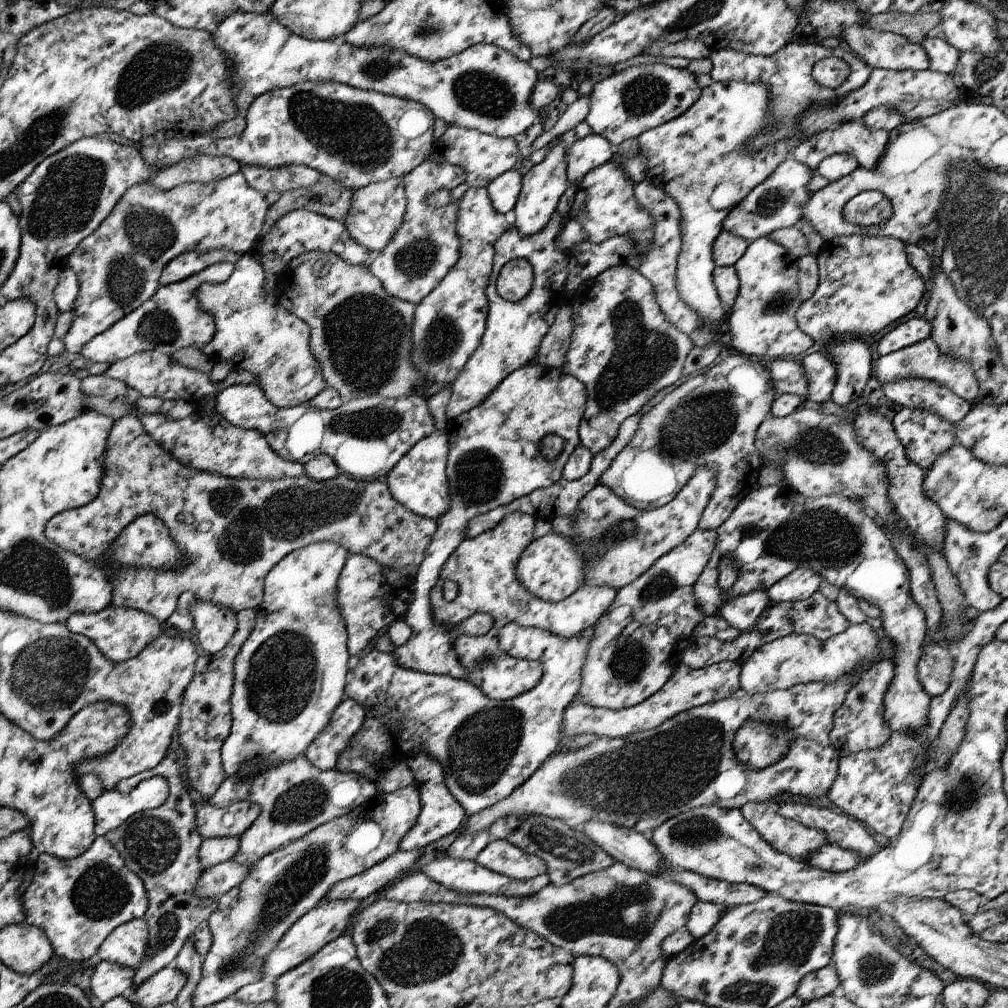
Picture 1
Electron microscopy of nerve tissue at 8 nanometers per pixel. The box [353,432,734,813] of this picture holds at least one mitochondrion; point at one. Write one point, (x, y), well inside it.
(479, 751)

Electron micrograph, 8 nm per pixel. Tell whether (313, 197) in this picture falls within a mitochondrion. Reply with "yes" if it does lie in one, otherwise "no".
yes

